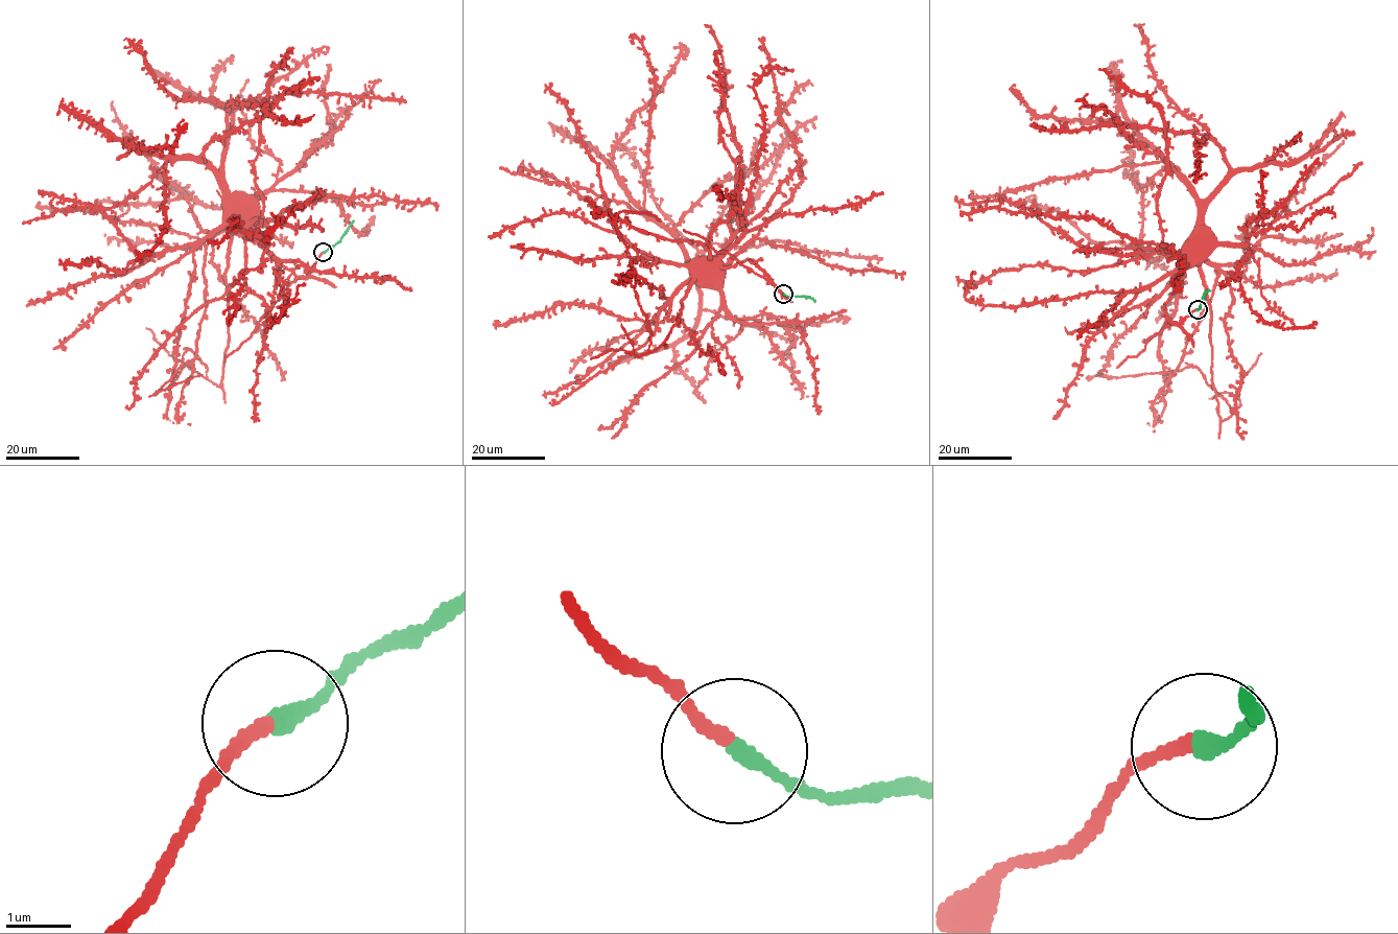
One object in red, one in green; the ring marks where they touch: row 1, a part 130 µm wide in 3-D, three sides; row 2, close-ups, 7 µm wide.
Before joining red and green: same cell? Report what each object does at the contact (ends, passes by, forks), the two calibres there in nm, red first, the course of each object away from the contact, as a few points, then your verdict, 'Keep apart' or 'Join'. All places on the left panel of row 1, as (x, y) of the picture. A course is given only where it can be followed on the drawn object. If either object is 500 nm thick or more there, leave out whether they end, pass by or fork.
At the ring red ends. At the ring green ends. Thickness 200 nm (red) against 240 nm. Course of red: (324, 252), (308, 277), (301, 278), (279, 264), (256, 235), (256, 225), (247, 214), (242, 219). Course of green: (324, 252), (339, 240), (354, 220). Join

